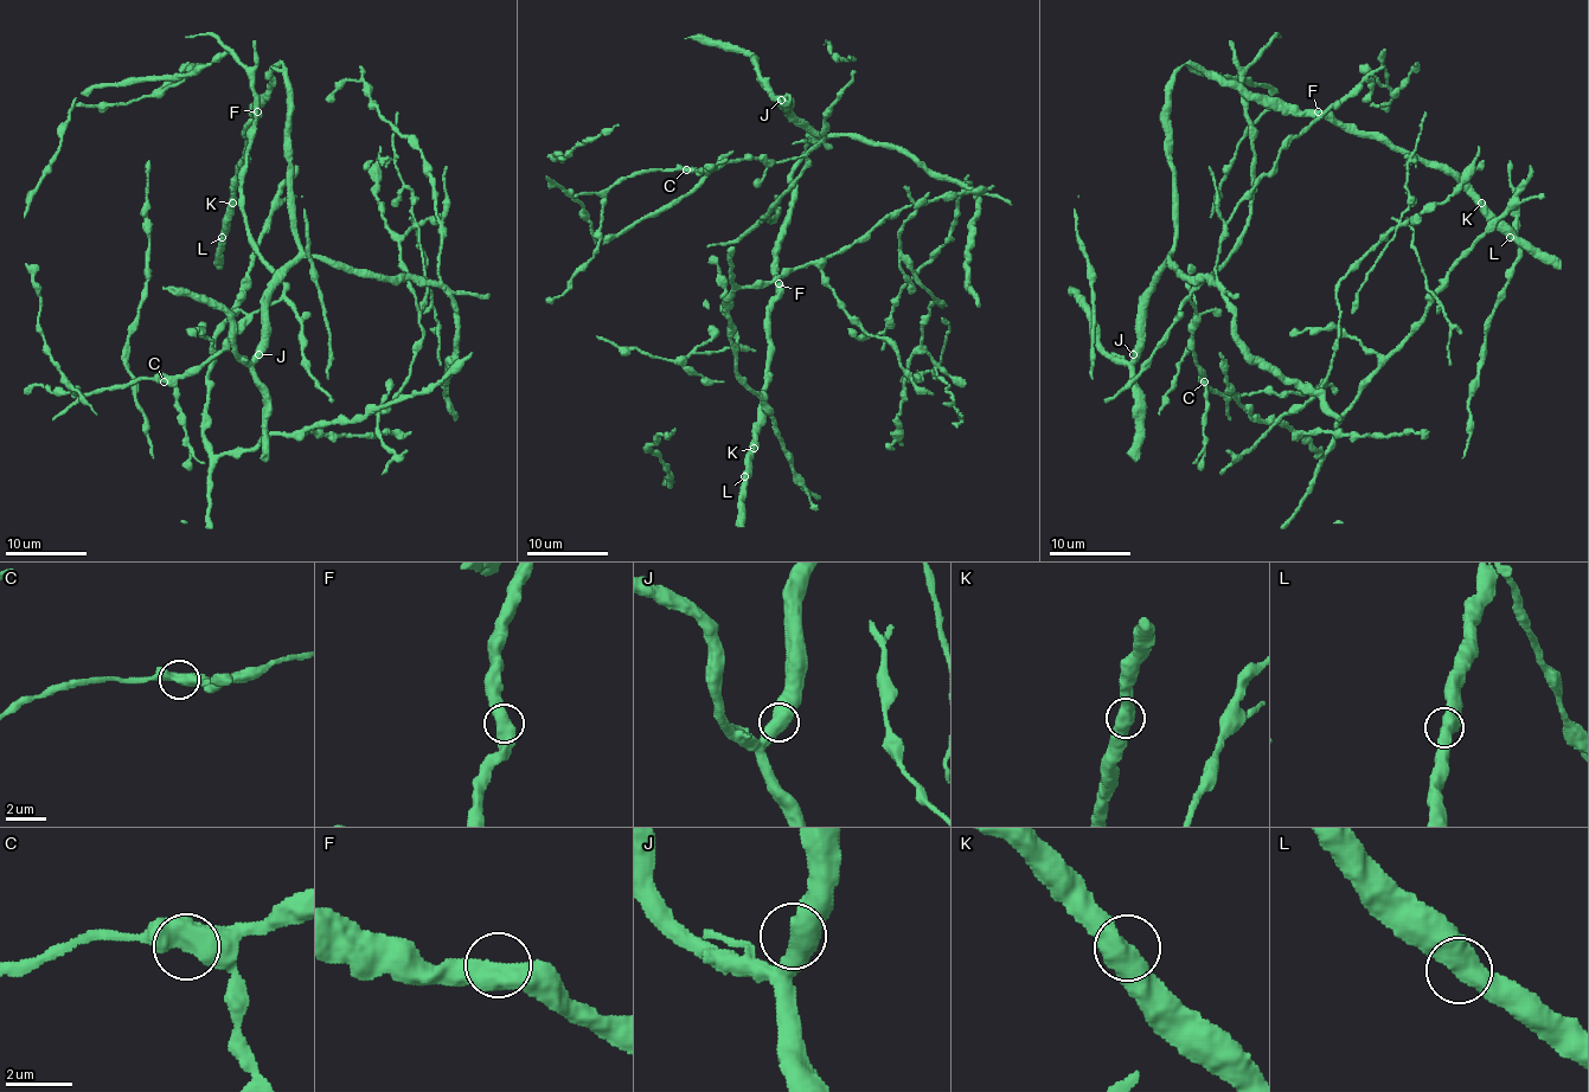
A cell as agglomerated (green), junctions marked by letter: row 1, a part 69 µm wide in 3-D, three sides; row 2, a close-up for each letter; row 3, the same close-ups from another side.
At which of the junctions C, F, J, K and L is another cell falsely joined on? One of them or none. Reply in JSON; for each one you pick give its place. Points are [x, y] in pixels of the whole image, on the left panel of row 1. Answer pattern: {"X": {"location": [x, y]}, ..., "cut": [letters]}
{"cut": []}

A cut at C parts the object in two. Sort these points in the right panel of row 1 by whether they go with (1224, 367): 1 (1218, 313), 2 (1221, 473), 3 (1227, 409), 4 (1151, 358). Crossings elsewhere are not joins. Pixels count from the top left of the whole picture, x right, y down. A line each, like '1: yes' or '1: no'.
1: no
2: yes
3: no
4: no

